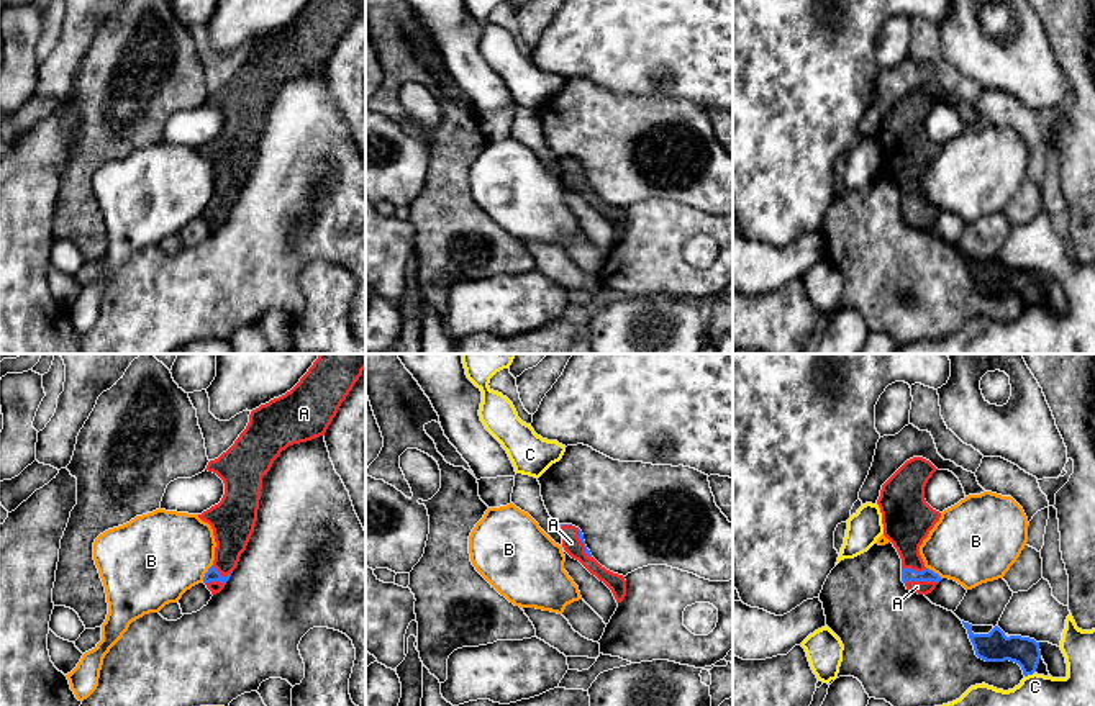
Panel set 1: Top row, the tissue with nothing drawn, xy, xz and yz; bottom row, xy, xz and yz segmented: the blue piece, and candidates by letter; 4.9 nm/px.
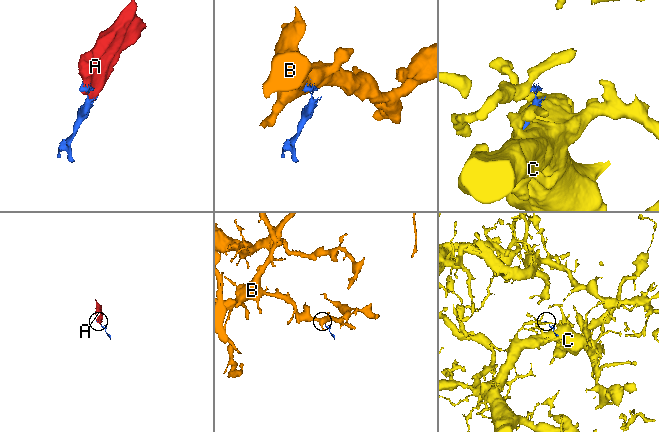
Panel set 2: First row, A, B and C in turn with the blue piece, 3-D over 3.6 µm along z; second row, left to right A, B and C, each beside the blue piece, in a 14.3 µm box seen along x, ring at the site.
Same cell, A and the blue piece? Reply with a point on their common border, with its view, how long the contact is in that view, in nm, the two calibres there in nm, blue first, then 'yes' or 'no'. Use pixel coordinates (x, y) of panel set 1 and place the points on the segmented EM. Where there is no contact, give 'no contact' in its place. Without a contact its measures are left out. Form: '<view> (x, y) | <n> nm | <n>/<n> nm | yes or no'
yz (920, 580) | 160 nm | 60/60 nm | yes

